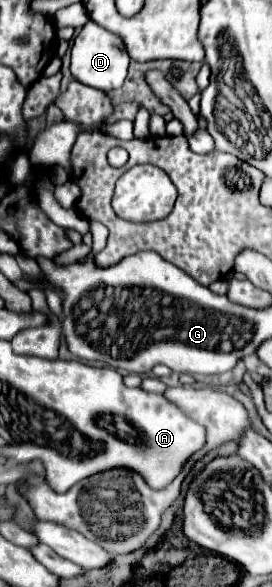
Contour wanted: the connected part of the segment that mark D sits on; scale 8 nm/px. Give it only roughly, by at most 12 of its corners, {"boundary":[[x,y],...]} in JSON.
{"boundary":[[88,20],[72,46],[72,76],[110,92],[128,74],[118,34]]}

